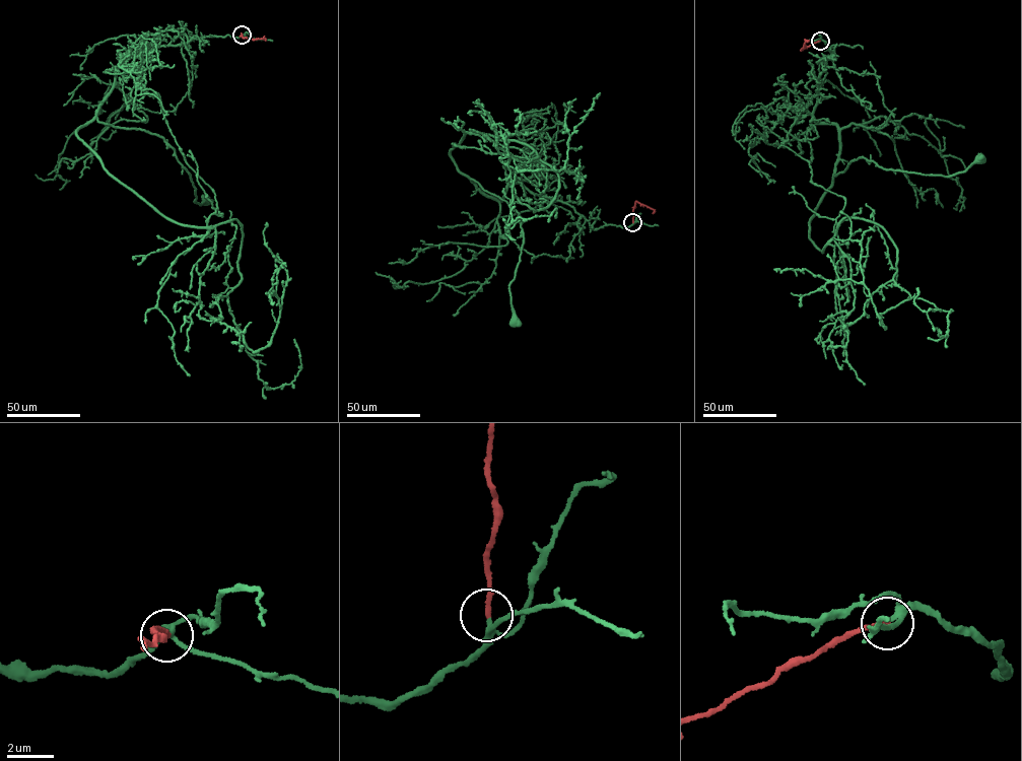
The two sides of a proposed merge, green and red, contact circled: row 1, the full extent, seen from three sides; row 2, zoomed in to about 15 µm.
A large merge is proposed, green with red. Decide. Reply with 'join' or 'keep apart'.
join

